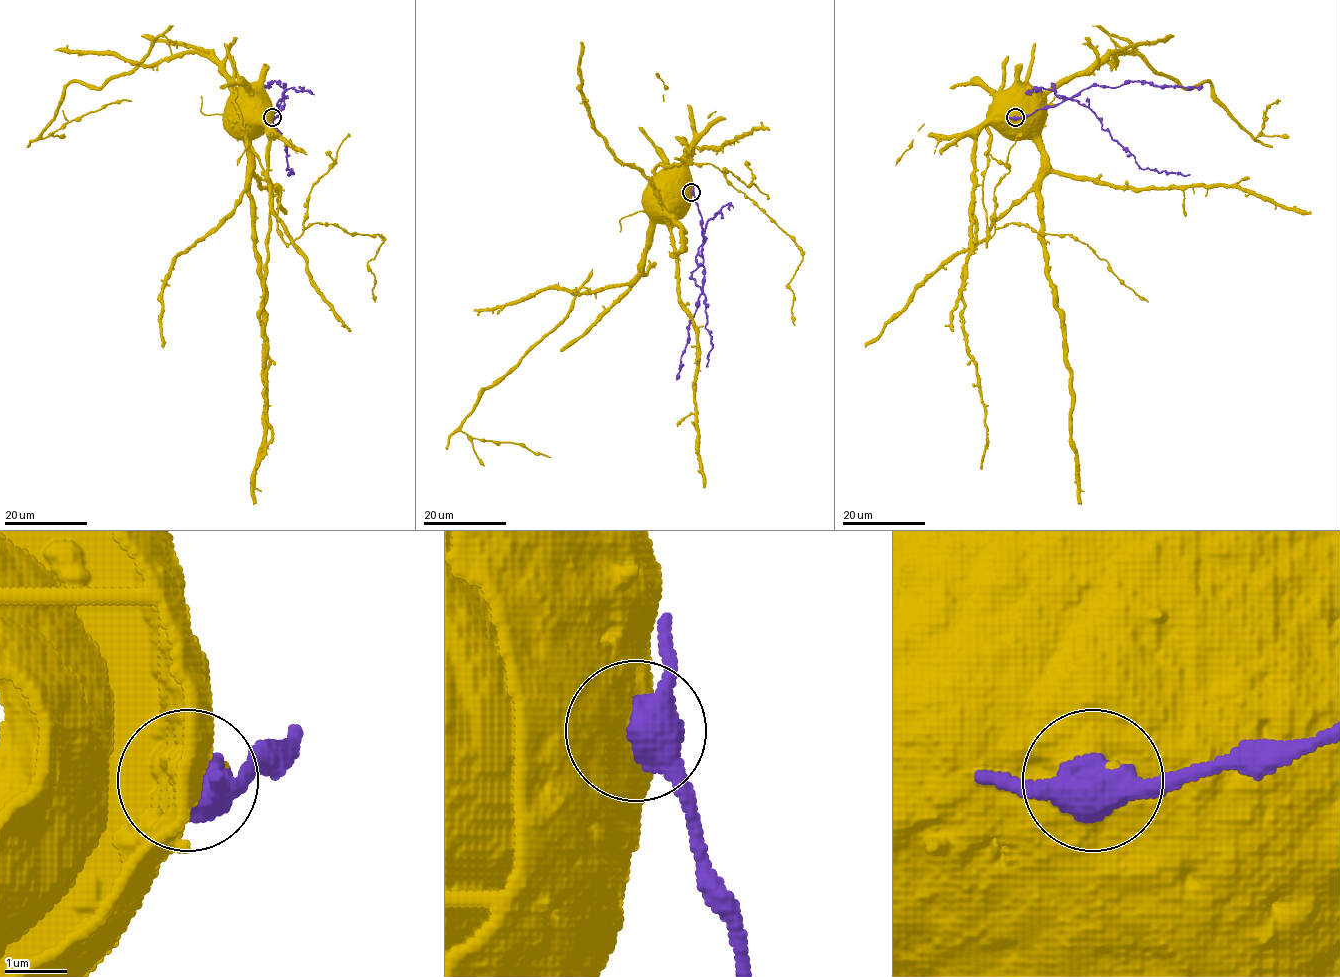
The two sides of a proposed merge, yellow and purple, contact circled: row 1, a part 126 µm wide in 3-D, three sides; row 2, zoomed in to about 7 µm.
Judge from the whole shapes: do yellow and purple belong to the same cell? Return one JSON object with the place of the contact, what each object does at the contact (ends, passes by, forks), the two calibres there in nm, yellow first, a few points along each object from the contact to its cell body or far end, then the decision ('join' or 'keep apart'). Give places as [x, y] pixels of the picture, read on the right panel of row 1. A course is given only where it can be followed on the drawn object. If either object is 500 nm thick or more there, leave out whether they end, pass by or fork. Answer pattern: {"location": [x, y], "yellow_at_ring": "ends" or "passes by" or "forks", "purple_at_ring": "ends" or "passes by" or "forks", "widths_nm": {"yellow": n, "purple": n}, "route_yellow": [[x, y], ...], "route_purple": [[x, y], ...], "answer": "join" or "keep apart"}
{"location": [1015, 117], "widths_nm": {"yellow": 800, "purple": 550}, "route_yellow": [[1015, 117], [1015, 98]], "route_purple": [[1015, 117], [1031, 115], [1069, 98], [1077, 100], [1095, 114], [1102, 127], [1134, 156], [1140, 168], [1190, 174]], "answer": "keep apart"}

